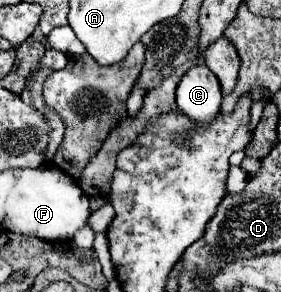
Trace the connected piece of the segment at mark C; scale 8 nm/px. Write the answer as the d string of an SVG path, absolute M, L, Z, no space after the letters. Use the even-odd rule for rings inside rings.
M204 64L190 68L178 84L176 102L178 110L198 128L208 128L220 112L222 90L218 78Z

